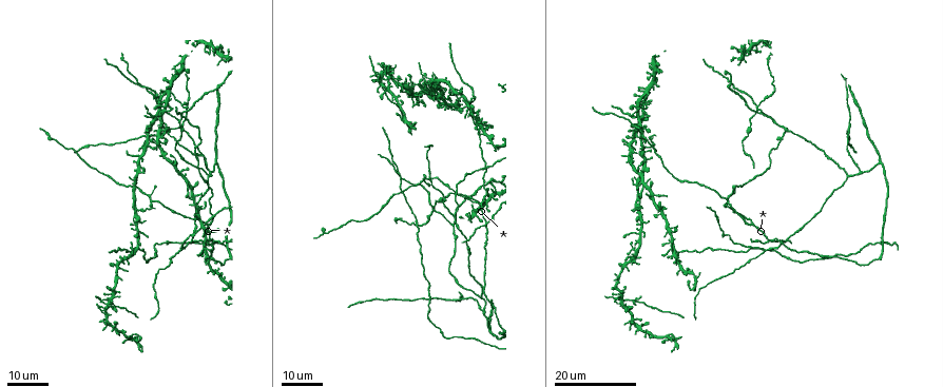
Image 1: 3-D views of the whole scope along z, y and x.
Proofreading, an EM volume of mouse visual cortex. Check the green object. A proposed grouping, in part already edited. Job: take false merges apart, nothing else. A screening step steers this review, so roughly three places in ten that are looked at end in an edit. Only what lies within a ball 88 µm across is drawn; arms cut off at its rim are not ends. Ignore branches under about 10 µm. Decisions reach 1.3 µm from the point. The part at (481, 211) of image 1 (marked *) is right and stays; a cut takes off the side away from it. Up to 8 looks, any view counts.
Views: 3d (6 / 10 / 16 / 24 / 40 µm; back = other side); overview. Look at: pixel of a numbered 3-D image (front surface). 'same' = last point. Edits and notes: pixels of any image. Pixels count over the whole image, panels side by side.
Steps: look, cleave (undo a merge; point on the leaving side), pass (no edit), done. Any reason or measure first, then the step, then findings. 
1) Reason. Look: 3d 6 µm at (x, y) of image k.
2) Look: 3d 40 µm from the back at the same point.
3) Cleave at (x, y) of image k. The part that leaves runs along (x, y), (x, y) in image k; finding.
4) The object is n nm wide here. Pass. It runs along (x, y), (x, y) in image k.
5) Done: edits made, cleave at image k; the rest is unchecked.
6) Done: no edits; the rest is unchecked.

Branch point. Look: 3d 24 µm at (753, 224) of image 1.

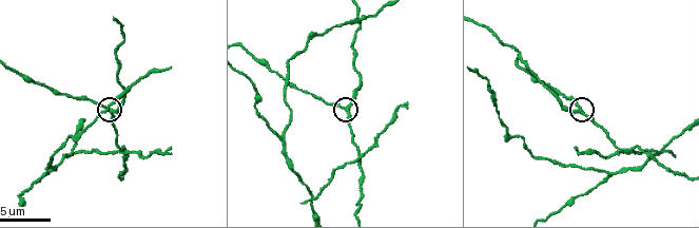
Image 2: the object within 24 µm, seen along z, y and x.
Look: 3d 6 µm at (579, 109) of image 2.

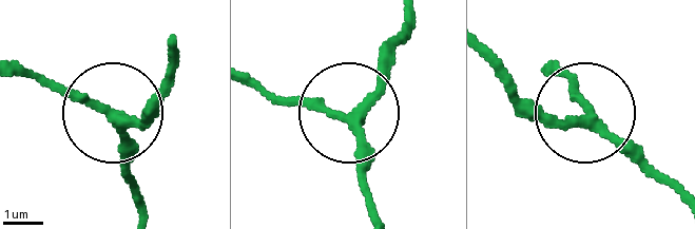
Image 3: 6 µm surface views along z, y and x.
3 arms meet here. Pass. It runs along (361, 188), (361, 131), (351, 114), (250, 84) in image 3; continuous, no second neuron.

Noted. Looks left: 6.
Three arms meet. Look: 3d 16 µm at (179, 119) of image 1.

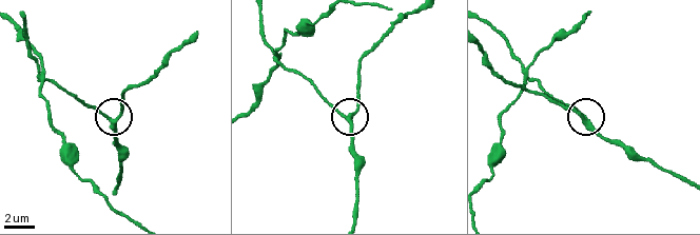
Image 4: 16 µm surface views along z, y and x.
Look: 3d 6 µm at (587, 122) of image 4.

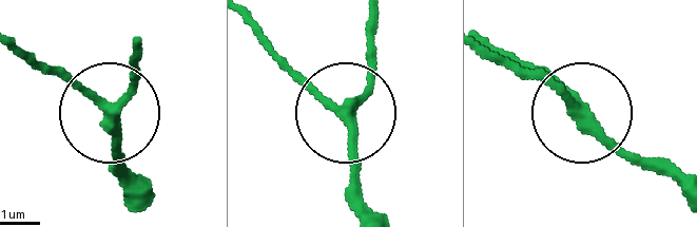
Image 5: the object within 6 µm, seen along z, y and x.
3 arms meet here. Pass. It runs along (363, 211), (349, 120), (266, 43) in image 5; one neuron here.

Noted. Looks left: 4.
Arms part here. Look: 3d 10 µm at (45, 171) of image 2.

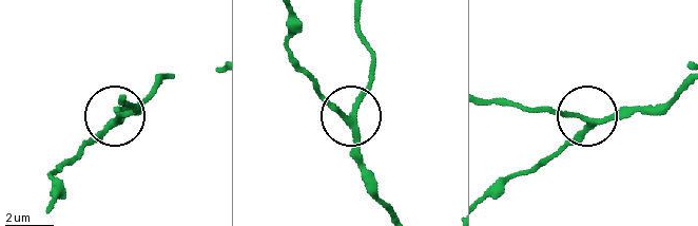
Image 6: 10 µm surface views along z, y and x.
The side arm is 27 µm long; 3 arms meet here. Pass. All the same neuron.

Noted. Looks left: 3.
Sudden change in width. Look: 3d 24 µm at (502, 330) of image 1.

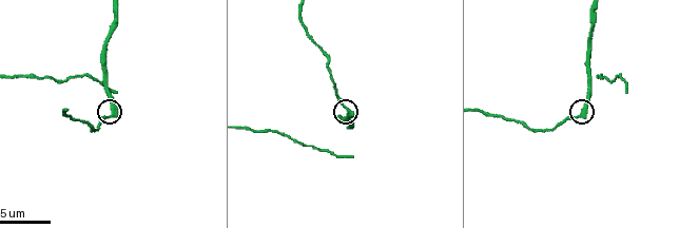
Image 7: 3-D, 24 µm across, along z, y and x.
Look: 3d 6 µm at (582, 114) of image 7.

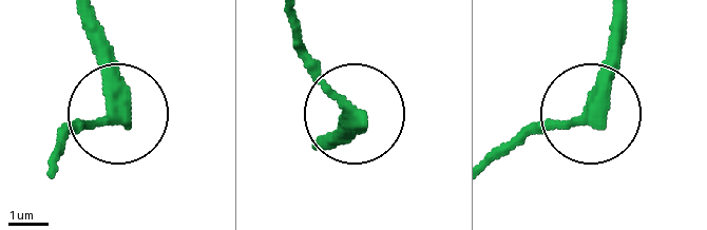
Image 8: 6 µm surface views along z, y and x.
Pass. It runs along (490, 163), (588, 115), (617, 27) in image 8; continuous, no second neuron.

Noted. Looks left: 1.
Done: no edits; the rest is unchecked.

